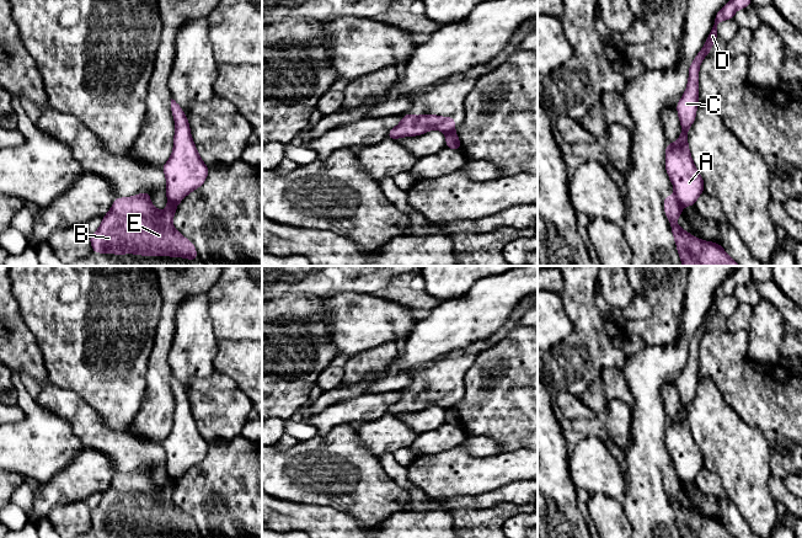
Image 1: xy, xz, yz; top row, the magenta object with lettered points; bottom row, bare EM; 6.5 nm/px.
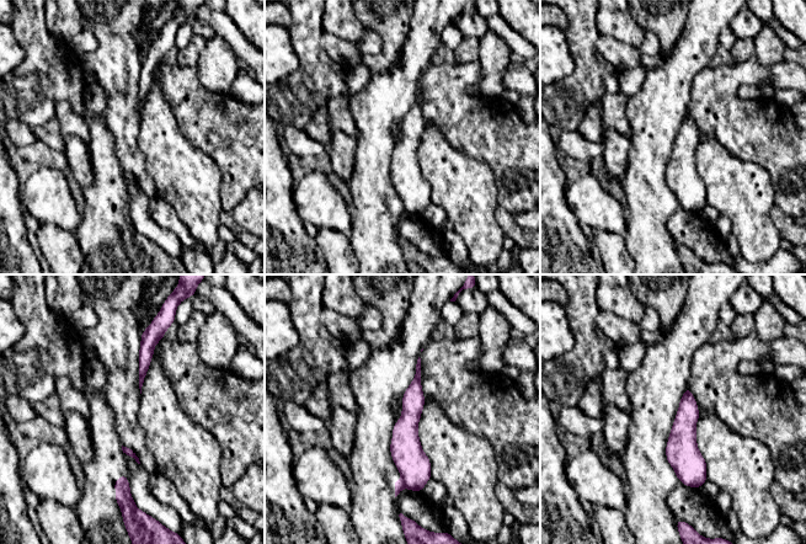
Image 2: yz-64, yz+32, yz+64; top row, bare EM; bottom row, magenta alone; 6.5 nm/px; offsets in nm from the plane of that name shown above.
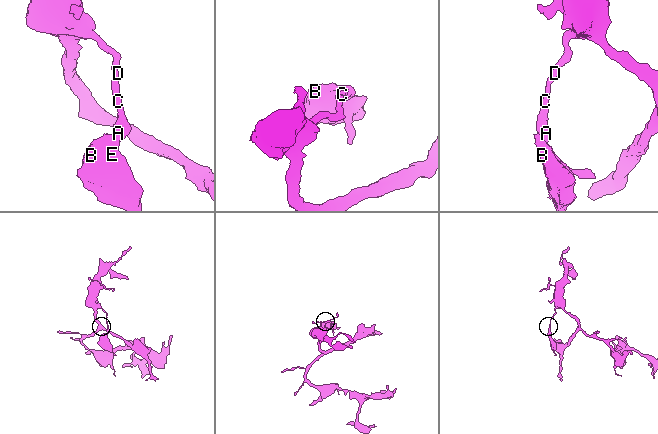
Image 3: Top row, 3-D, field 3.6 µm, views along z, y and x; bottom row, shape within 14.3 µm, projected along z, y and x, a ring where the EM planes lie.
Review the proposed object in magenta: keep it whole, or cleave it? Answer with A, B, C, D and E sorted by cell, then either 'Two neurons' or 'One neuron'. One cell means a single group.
Groups: A C D / B E. Two neurons

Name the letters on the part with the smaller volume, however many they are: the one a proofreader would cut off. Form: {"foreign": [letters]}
{"foreign": ["B", "E"]}

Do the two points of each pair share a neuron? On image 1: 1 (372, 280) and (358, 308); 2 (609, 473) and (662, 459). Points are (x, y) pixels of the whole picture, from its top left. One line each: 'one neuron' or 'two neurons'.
1: two neurons
2: two neurons

